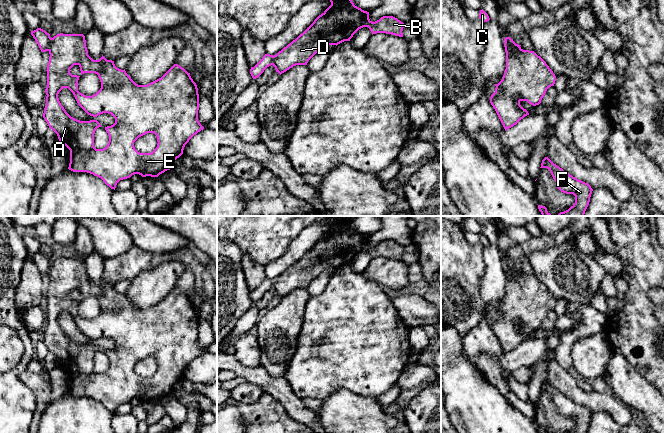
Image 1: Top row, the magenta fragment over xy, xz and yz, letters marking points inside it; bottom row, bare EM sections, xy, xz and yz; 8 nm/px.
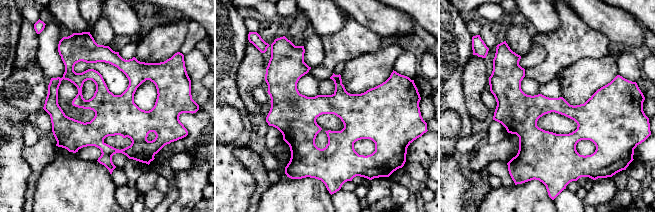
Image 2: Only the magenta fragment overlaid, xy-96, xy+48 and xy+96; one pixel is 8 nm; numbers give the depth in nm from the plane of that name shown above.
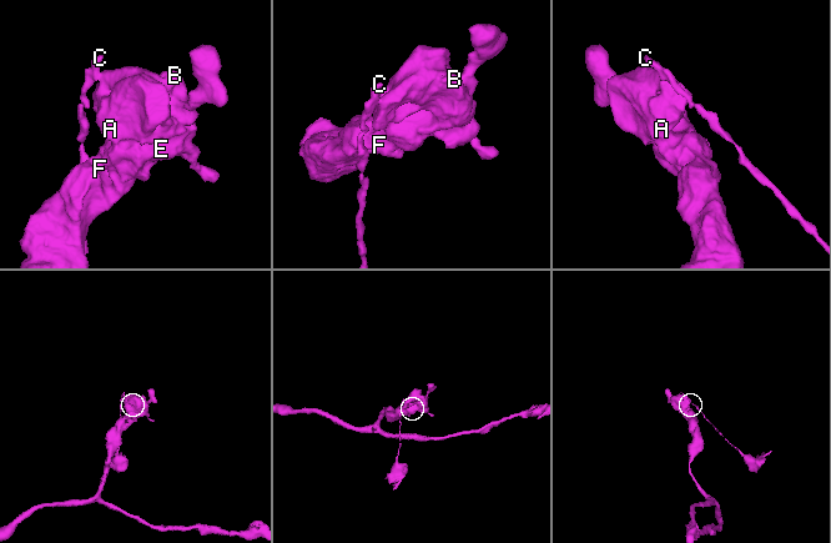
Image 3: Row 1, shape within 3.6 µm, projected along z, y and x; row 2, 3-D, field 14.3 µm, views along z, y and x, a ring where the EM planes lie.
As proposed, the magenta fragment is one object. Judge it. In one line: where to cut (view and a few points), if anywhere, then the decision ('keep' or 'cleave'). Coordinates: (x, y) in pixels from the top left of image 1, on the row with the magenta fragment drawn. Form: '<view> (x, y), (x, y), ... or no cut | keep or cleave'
xy (51, 38), (47, 50) | cleave

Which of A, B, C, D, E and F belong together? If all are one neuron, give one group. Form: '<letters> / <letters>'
A B D E F / C

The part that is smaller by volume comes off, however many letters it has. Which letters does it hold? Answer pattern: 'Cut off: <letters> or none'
Cut off: C

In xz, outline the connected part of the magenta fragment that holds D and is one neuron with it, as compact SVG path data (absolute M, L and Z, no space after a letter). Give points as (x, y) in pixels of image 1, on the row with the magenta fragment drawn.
M330 0L330 2L331 5L302 34L274 55L273 66L280 75L293 66L307 65L308 61L325 46L337 46L344 41L350 41L353 35L363 27L368 27L372 35L386 33L403 37L404 23L393 16L383 16L372 22L369 19L369 12L355 6L352 0Z

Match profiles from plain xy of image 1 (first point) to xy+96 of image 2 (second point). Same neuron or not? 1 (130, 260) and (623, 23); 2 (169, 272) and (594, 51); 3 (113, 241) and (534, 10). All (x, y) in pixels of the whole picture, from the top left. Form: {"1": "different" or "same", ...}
{"1": "different", "2": "different", "3": "same"}

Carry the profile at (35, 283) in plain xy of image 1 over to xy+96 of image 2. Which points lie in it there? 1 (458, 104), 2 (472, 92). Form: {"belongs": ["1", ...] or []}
{"belongs": ["2"]}

